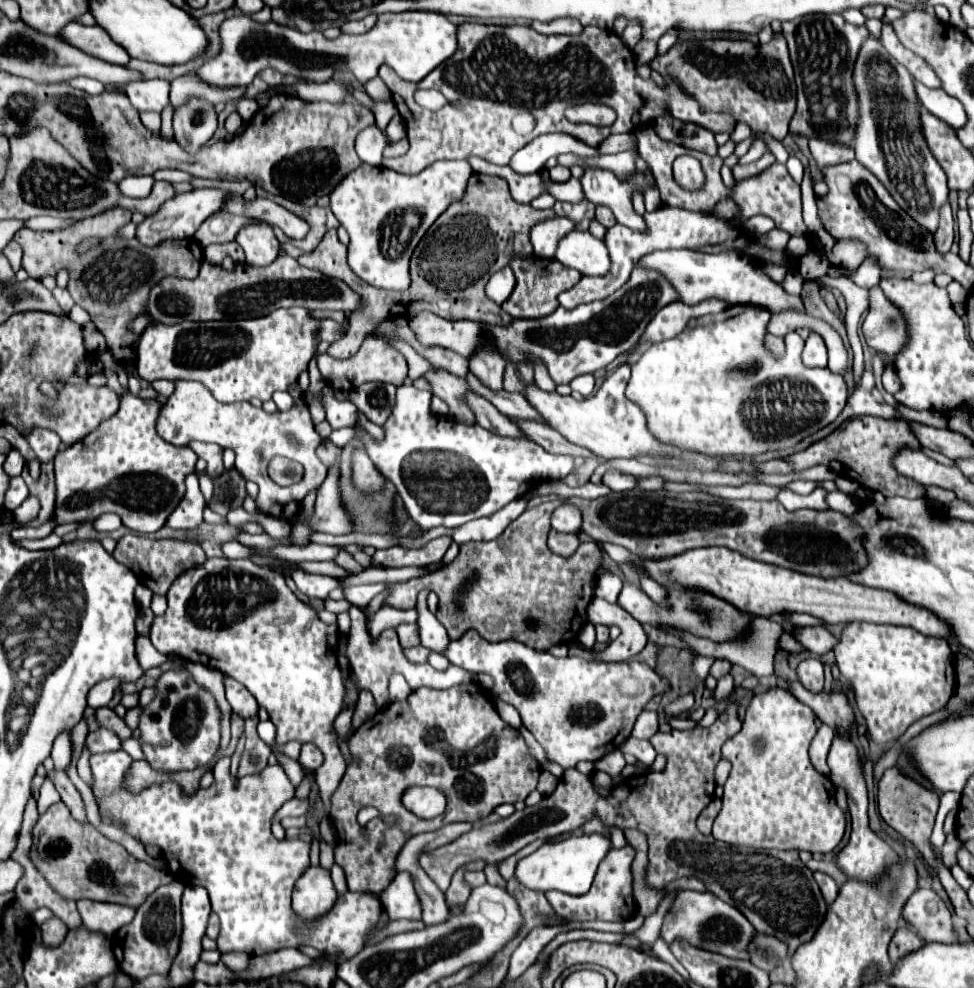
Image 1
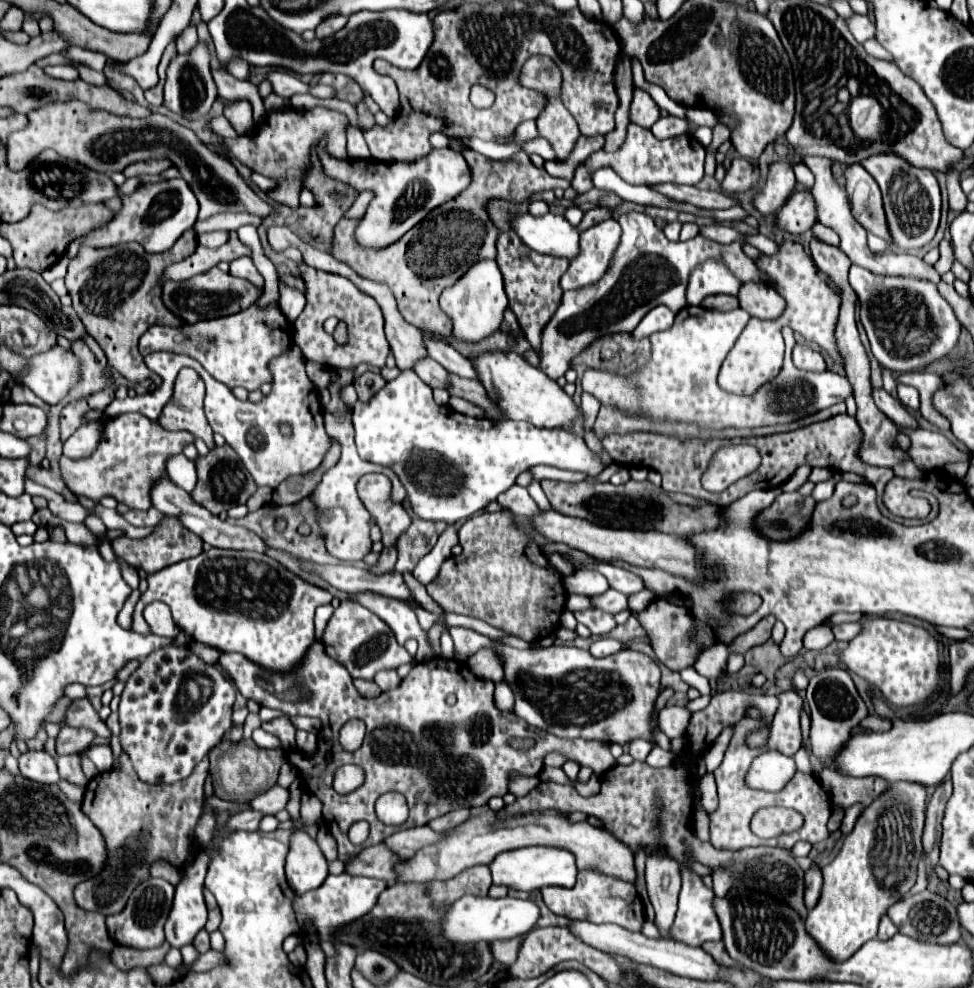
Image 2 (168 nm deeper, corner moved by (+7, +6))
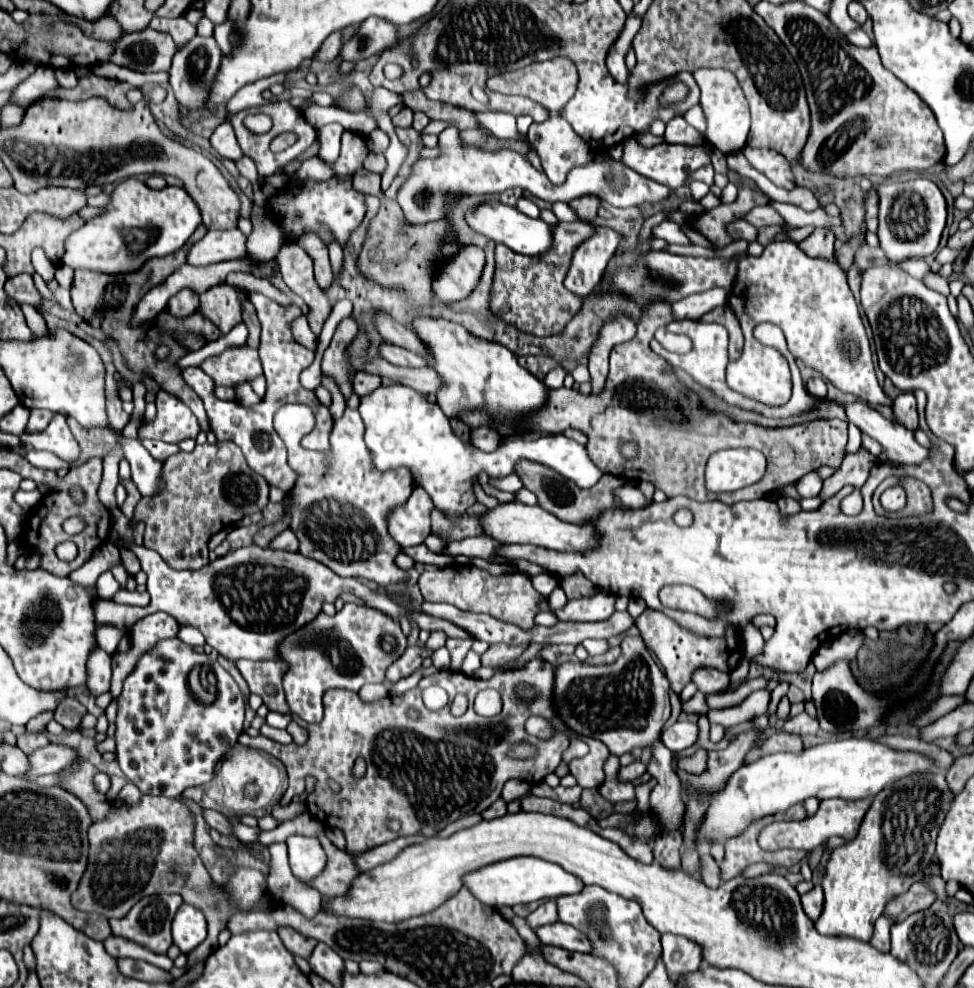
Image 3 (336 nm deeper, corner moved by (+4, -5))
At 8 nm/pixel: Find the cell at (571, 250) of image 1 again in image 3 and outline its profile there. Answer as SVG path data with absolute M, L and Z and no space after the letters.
M486 201L486 203L480 203L476 207L472 207L468 213L466 213L466 221L472 229L476 229L478 233L490 237L494 243L502 243L506 247L510 247L512 251L520 253L520 255L544 255L548 249L552 249L552 243L554 243L554 235L552 235L552 227L542 221L542 219L532 219L532 217L526 217L524 213L520 213L518 209L510 207L510 205L504 205L500 201Z

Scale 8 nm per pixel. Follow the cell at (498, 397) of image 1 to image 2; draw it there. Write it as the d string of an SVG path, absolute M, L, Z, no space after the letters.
M423 336L423 342L425 342L429 356L433 360L437 360L447 372L453 372L459 376L469 376L469 378L477 380L477 372L473 372L473 366L469 364L469 360L461 352L457 352L453 346L449 346L441 340L433 340L429 336Z

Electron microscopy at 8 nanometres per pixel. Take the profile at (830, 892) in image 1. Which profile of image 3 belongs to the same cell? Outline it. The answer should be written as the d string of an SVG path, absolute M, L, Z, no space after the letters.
M816 885L812 891L804 893L802 895L802 907L804 907L804 913L816 921L822 913L822 905L824 905L824 895L822 895L822 887Z

